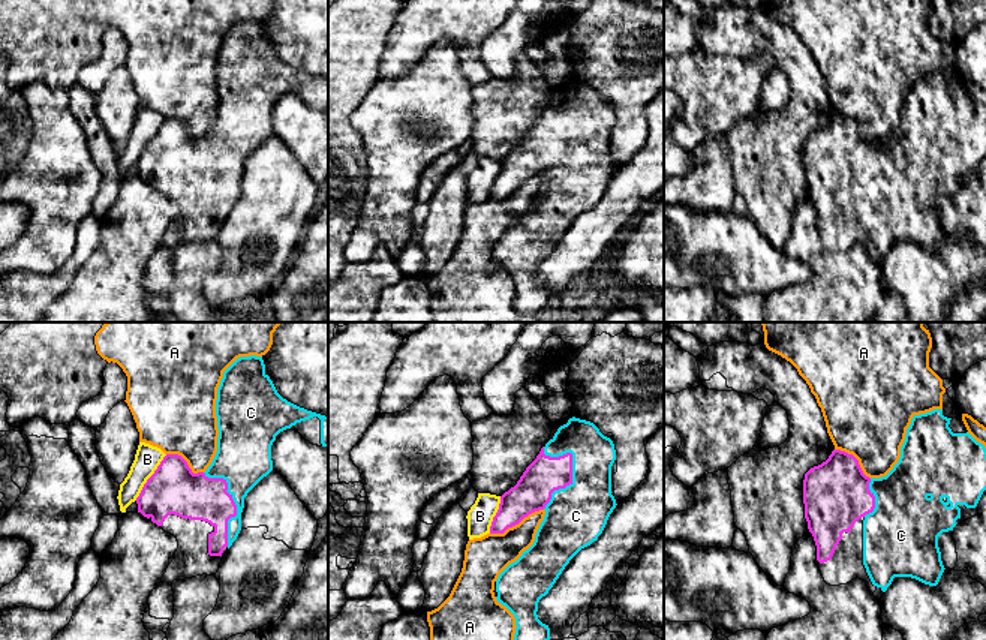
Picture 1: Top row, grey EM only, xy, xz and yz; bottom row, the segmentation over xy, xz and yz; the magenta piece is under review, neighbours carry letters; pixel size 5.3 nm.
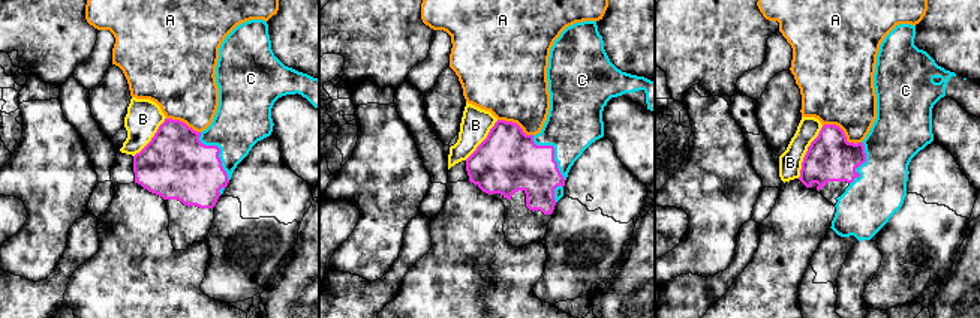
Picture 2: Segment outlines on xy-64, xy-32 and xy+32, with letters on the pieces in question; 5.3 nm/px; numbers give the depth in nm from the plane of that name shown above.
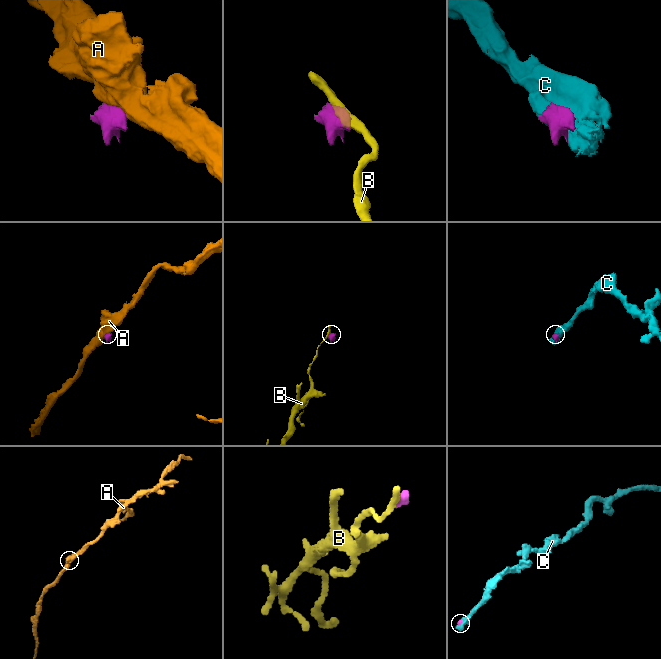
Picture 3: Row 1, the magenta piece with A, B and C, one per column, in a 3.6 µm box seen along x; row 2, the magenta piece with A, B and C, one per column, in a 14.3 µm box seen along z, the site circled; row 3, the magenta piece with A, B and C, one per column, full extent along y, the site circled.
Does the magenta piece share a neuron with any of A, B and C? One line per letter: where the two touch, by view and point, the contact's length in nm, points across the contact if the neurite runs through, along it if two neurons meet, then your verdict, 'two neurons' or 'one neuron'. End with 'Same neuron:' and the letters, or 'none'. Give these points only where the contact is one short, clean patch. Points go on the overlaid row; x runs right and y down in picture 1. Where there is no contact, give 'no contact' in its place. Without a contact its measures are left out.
A: meets magenta in xz at (516, 523); contact 320 nm long; two neurons
B: meets magenta in xy at (150, 477); contact 300 nm long; border along xy (167, 454), (135, 499); two neurons
C: meets magenta in xz at (568, 484); contact 340 nm long; one neuron
Same neuron: C

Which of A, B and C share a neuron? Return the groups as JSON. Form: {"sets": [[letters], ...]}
{"sets": [["A"], ["B"], ["C"]]}

